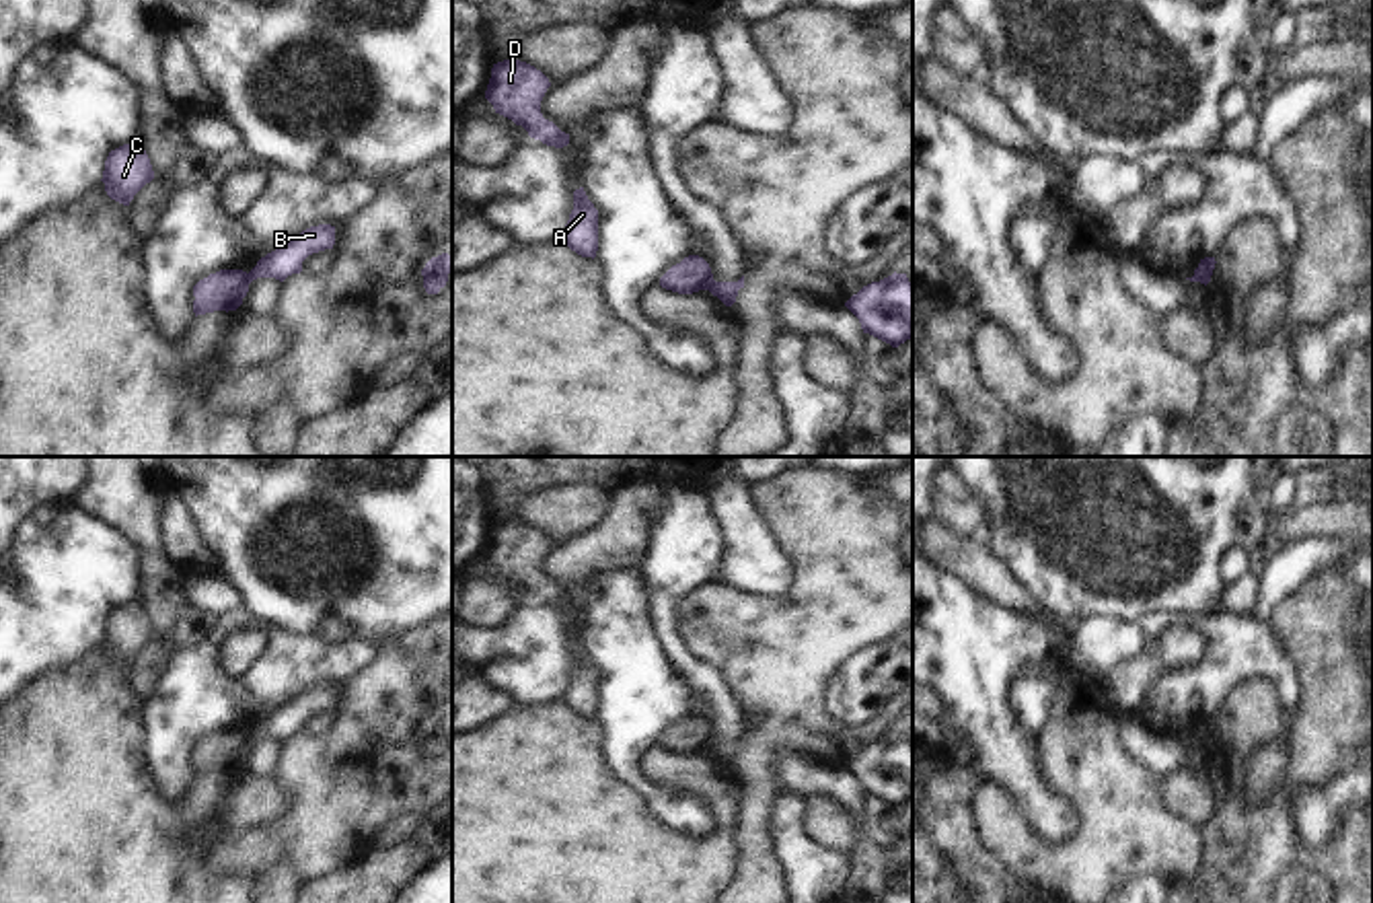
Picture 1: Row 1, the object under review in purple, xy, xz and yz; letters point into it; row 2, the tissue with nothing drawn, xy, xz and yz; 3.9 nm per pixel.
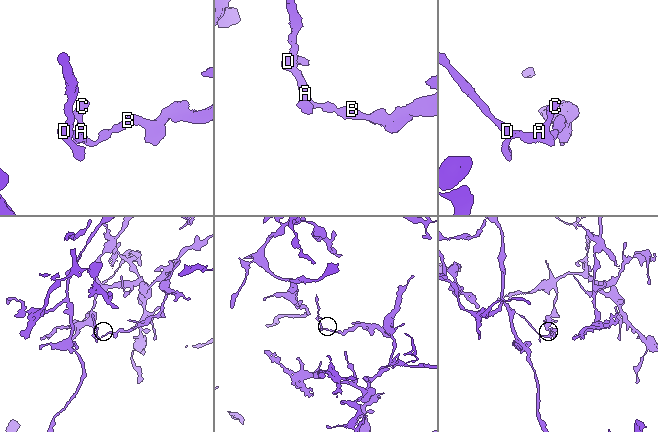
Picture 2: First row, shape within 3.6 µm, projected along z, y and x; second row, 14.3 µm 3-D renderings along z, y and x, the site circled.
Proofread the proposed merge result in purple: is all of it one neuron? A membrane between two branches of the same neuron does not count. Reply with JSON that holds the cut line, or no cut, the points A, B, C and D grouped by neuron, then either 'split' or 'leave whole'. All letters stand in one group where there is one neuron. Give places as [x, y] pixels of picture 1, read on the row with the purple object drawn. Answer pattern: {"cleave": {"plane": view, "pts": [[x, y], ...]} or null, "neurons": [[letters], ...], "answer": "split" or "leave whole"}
{"cleave": {"plane": "xz", "pts": [[712, 276], [706, 289]]}, "neurons": [["A", "C", "D"], ["B"]], "answer": "split"}

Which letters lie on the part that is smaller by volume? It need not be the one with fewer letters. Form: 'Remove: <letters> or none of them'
Remove: A, C, D

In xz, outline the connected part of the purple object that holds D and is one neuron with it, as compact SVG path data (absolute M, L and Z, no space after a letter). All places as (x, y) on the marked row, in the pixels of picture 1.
M516 58L493 64L485 99L495 113L522 125L530 138L547 146L563 148L569 134L561 132L541 113L541 101L551 86L549 78L534 66Z

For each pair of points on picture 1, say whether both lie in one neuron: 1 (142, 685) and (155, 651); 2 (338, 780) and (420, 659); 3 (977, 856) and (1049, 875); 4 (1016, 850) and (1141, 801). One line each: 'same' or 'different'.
1: same
2: same
3: different
4: same

